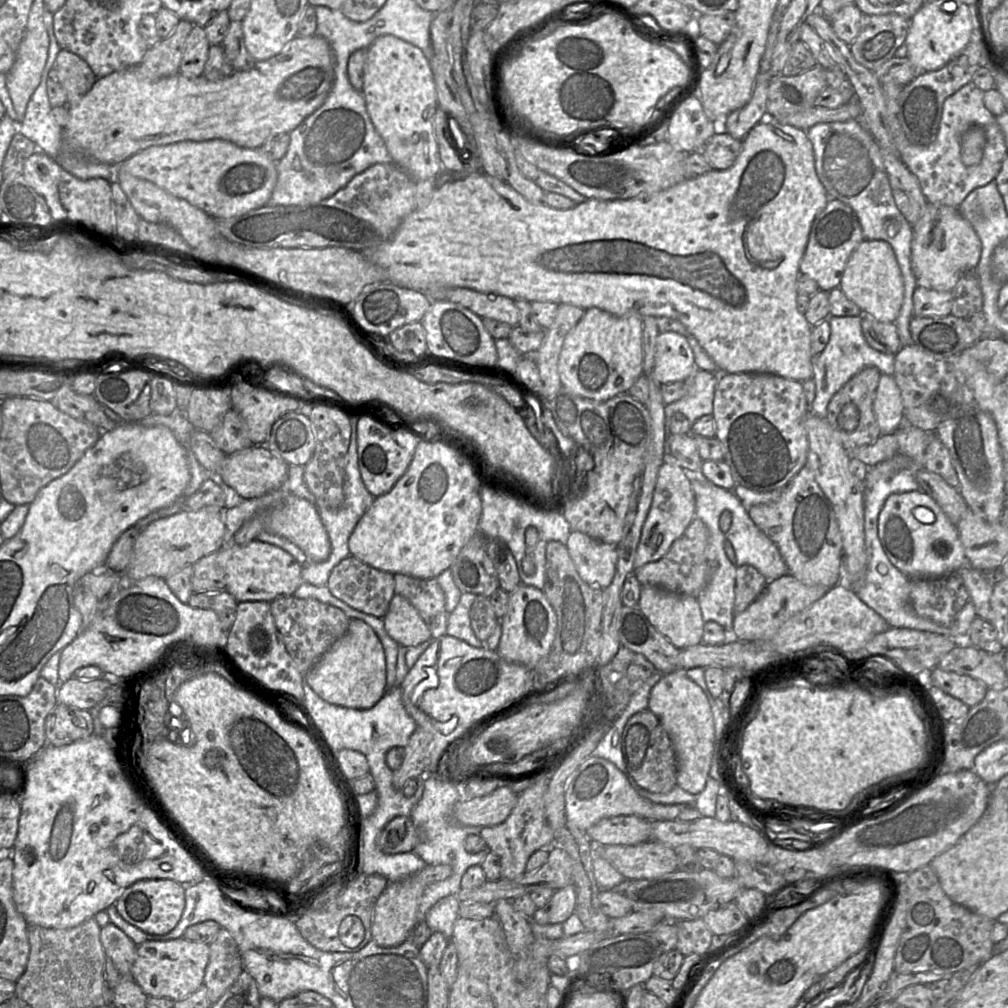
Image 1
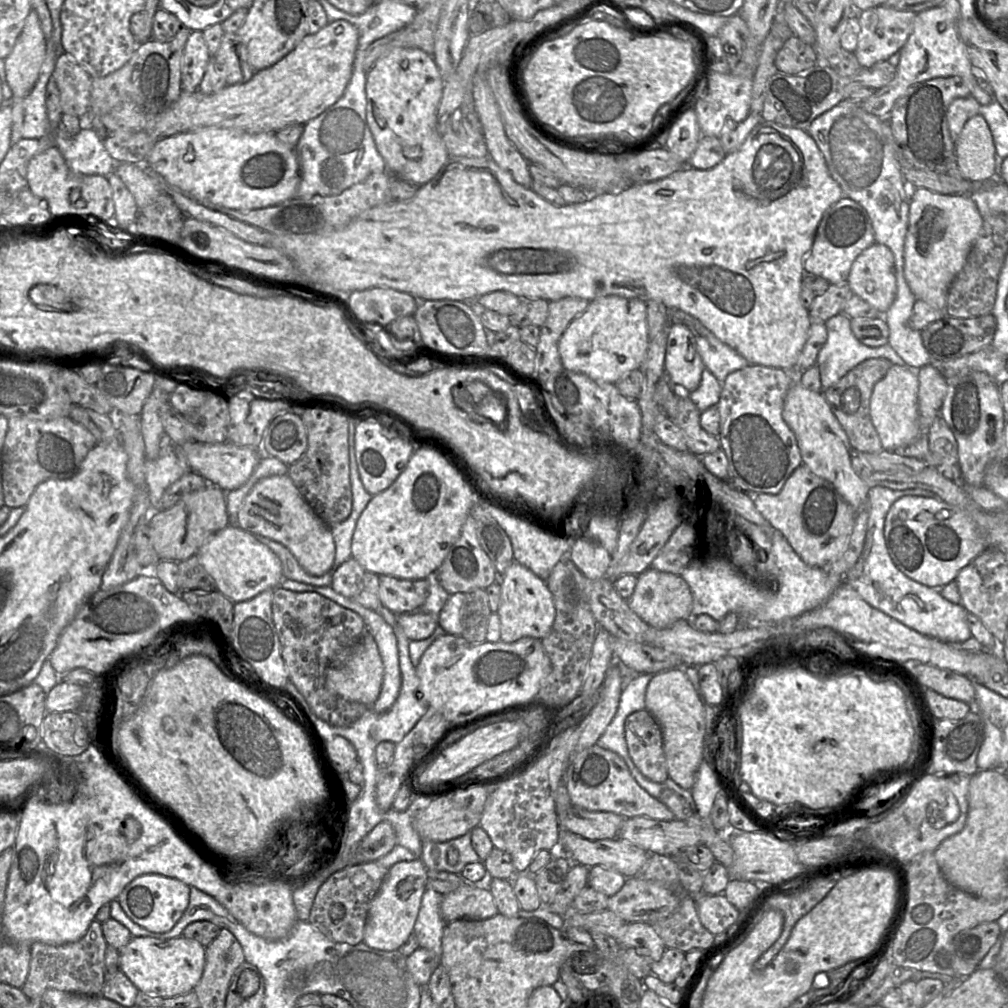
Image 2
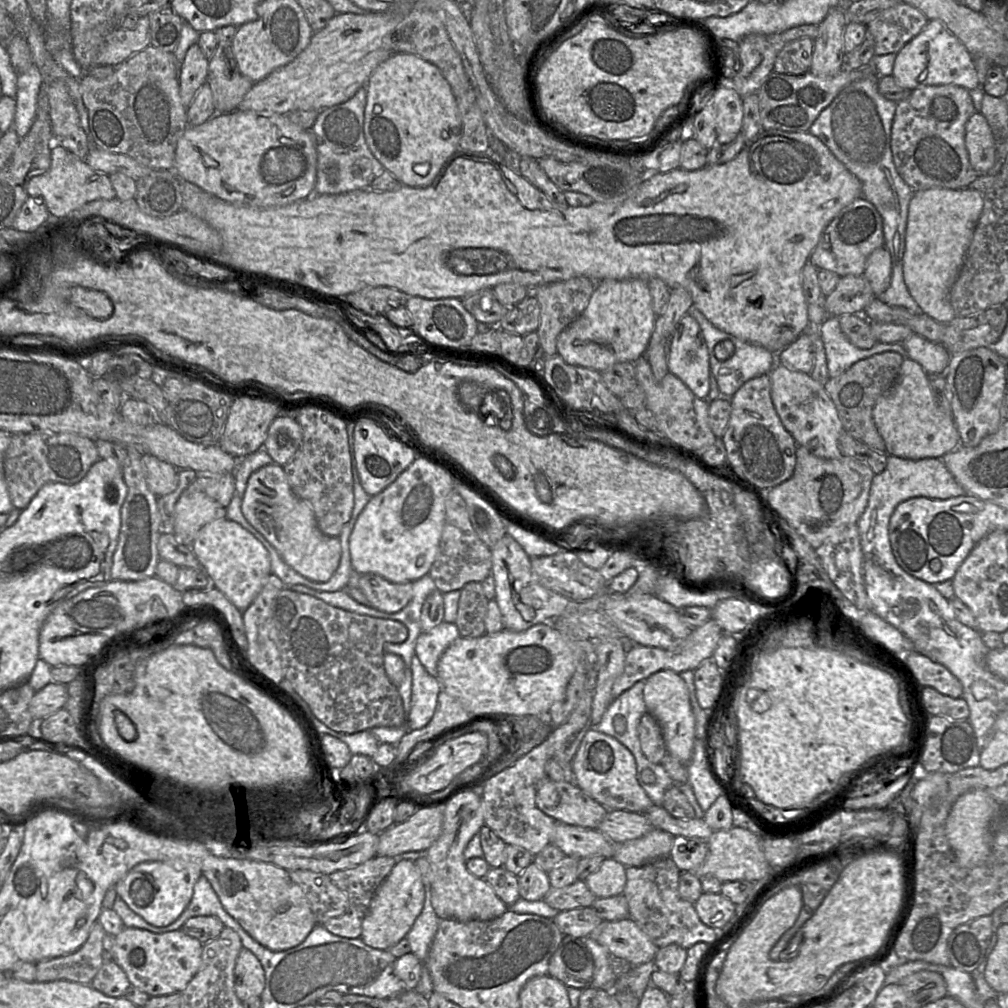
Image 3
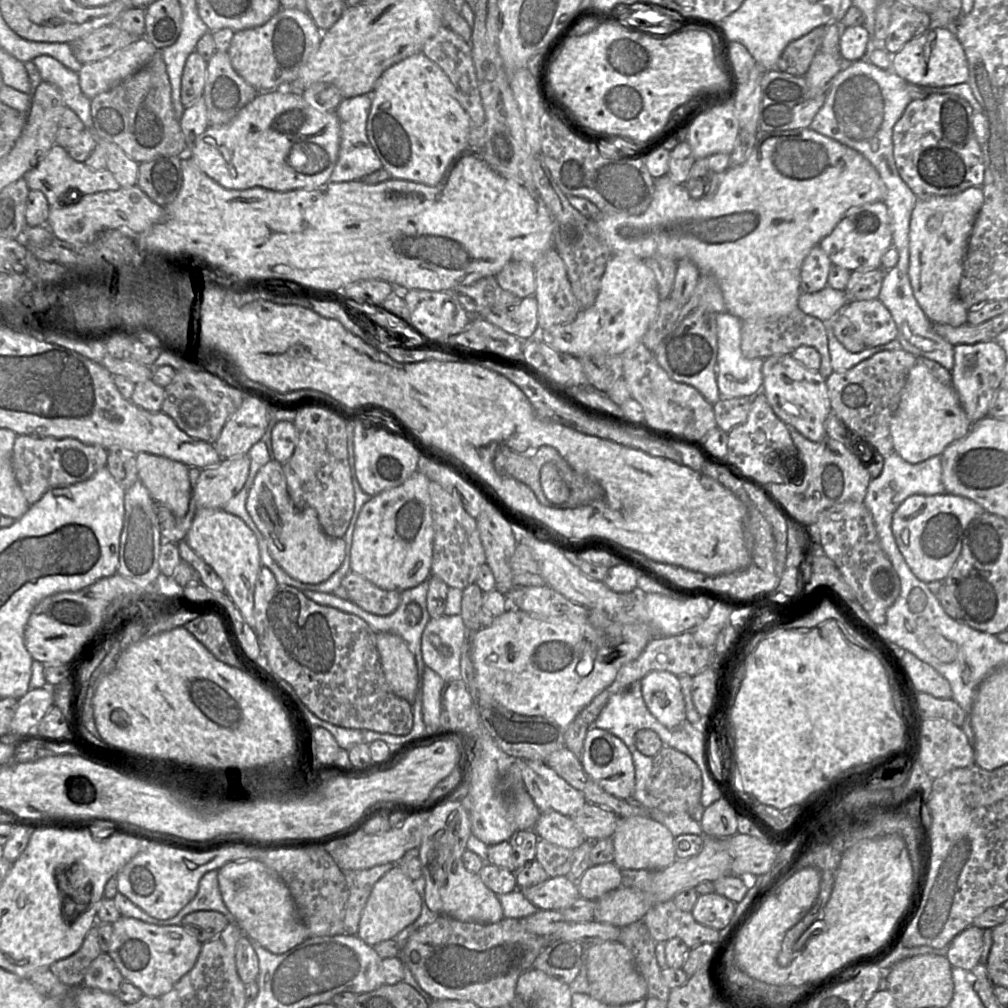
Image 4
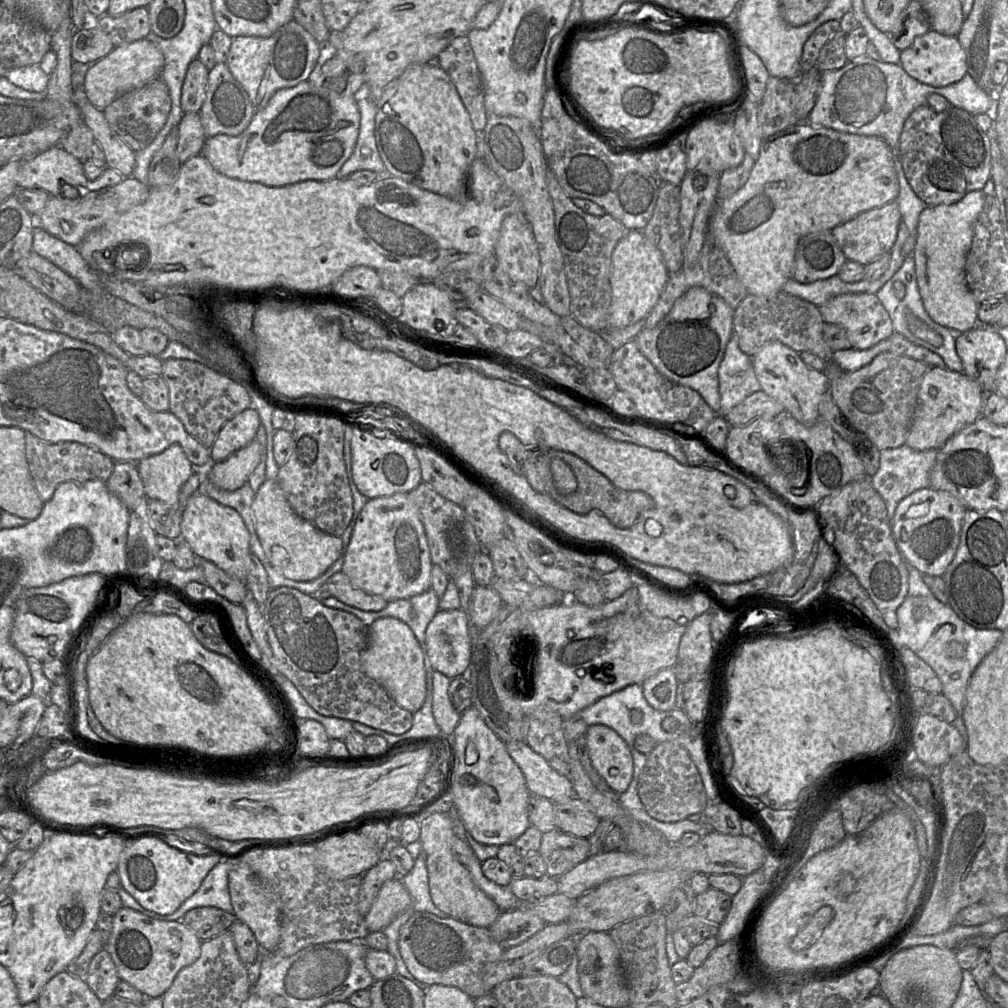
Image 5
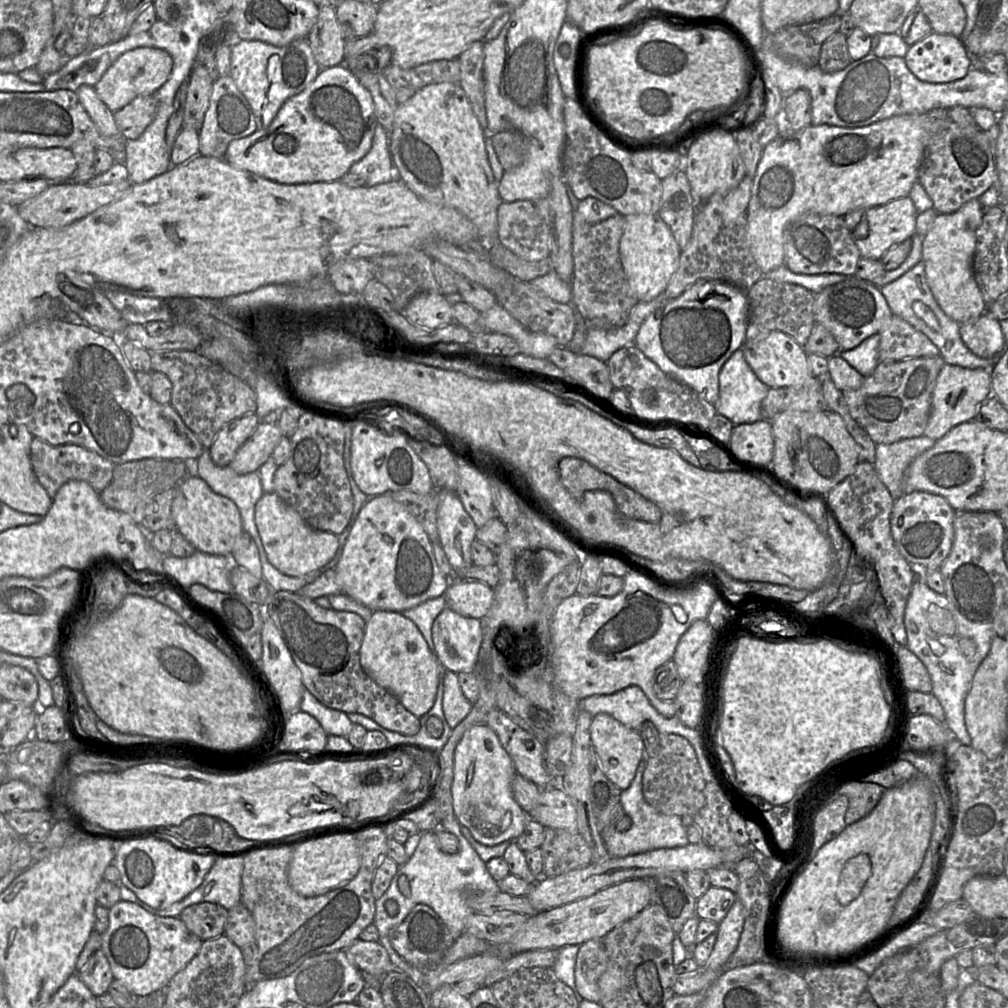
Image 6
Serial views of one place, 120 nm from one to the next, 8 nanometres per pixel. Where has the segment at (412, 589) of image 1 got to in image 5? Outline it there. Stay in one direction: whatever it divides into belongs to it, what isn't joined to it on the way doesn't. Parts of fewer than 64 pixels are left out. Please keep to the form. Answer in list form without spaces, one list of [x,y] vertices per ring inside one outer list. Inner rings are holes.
[[[342,571],[330,577],[319,593],[330,593],[340,602],[363,611],[382,611],[388,603],[381,597],[370,595],[354,587]]]

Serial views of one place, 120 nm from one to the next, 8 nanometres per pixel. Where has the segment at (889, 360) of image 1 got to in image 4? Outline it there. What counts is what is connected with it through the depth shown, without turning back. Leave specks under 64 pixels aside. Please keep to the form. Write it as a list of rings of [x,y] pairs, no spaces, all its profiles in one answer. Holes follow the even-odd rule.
[[[832,322],[827,325],[827,337],[828,348],[831,357],[831,365],[834,372],[845,372],[861,361],[868,359],[875,353],[886,350],[903,349],[899,341],[895,339],[884,345],[867,347],[859,353],[852,353],[848,351],[835,337],[832,330]]]

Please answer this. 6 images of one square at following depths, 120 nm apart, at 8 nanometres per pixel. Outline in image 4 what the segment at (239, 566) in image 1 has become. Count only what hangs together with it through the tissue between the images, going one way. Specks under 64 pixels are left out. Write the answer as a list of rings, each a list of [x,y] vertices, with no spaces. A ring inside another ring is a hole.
[[[198,509],[185,541],[221,578],[225,592],[253,629],[254,589],[262,567],[255,534],[238,516],[222,509]]]

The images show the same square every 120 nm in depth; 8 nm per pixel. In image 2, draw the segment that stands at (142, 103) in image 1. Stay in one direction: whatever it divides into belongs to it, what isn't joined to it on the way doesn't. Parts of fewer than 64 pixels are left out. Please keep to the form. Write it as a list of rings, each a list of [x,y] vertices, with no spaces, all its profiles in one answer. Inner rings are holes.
[[[336,20],[330,22],[315,34],[307,34],[306,36],[304,36],[301,39],[301,41],[294,47],[293,50],[291,50],[288,54],[286,54],[282,59],[280,59],[274,65],[255,72],[249,81],[236,85],[227,85],[222,90],[212,95],[202,94],[198,90],[194,92],[183,92],[182,90],[178,100],[174,102],[168,109],[166,109],[165,111],[163,111],[158,115],[146,114],[145,128],[134,129],[134,130],[136,131],[143,130],[151,135],[155,135],[157,139],[163,139],[165,137],[169,137],[178,133],[186,132],[197,128],[204,128],[204,127],[233,128],[251,134],[259,134],[259,133],[275,133],[278,130],[290,124],[304,125],[306,122],[315,118],[316,116],[321,114],[324,110],[326,110],[328,107],[330,107],[335,102],[337,102],[340,99],[340,97],[343,95],[345,88],[352,75],[353,63],[358,49],[358,38],[359,38],[358,30],[351,23],[345,20]]]

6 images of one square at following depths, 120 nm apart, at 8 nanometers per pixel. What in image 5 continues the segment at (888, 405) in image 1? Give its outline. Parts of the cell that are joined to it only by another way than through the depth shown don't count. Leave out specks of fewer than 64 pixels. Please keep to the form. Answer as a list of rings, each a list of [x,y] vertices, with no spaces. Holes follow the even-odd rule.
[[[931,367],[922,379],[905,445],[919,451],[940,449],[959,430],[981,417],[985,397],[980,384],[963,372]]]

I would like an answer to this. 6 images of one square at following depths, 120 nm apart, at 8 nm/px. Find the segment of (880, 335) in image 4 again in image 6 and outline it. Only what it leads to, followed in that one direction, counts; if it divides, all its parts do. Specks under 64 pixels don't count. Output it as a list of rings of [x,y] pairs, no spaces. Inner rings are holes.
[[[848,277],[847,280],[827,286],[815,294],[813,313],[816,324],[823,325],[833,335],[840,351],[851,350],[871,335],[878,334],[893,315],[880,288],[856,277]]]

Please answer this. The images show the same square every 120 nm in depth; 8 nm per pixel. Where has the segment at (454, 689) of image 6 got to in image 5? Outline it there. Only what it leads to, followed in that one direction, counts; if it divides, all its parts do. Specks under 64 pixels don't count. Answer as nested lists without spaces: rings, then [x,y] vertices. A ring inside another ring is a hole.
[[[440,672],[432,674],[432,713],[443,736],[449,737],[459,723],[461,713],[456,711],[448,696],[451,679]]]

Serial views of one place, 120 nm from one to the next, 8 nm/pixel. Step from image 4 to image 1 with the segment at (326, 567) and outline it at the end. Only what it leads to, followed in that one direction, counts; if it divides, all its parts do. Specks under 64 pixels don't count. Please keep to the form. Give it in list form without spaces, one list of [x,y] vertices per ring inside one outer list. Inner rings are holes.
[[[288,495],[283,501],[254,515],[245,521],[234,534],[232,543],[243,546],[256,539],[261,532],[284,537],[297,545],[313,563],[326,561],[331,553],[331,543],[327,531],[321,521],[318,509],[310,501],[294,495]]]

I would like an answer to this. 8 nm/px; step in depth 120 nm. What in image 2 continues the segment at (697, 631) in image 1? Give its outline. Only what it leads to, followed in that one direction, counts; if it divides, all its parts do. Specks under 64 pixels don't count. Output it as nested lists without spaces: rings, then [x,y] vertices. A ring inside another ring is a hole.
[[[651,567],[638,575],[636,587],[631,597],[627,599],[627,604],[645,623],[655,629],[664,629],[678,620],[692,618],[693,599],[688,584],[681,576]]]

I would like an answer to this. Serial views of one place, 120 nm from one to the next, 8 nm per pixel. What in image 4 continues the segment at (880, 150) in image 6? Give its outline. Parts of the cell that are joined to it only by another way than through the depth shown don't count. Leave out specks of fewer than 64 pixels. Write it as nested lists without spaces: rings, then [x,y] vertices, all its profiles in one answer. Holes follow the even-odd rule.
[[[810,127],[794,130],[760,132],[757,133],[757,142],[749,158],[741,165],[729,167],[721,176],[716,192],[701,199],[693,199],[684,184],[676,183],[666,174],[654,180],[654,192],[650,205],[639,215],[599,213],[596,217],[589,217],[595,222],[597,235],[609,246],[612,253],[631,252],[639,259],[646,260],[654,256],[662,256],[674,261],[683,258],[691,260],[698,268],[700,275],[712,275],[717,280],[727,312],[745,320],[750,317],[783,316],[798,308],[801,294],[801,268],[810,250],[819,245],[820,241],[828,236],[847,211],[853,207],[868,203],[883,202],[886,196],[886,187],[875,167],[856,150],[824,136]]]

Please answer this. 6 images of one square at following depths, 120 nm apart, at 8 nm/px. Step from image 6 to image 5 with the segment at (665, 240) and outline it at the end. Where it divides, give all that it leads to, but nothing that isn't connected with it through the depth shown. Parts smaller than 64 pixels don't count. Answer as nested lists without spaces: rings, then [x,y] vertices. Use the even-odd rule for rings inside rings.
[[[639,230],[626,231],[611,257],[609,328],[624,328],[644,319],[658,302],[669,279],[659,250]]]

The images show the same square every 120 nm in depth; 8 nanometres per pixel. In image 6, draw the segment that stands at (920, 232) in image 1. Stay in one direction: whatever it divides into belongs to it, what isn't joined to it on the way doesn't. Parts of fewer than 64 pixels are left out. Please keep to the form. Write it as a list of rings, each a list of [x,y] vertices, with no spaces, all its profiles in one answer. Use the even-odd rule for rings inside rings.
[[[972,199],[951,214],[938,214],[922,241],[926,282],[943,312],[959,324],[974,320],[987,306],[974,279],[976,230],[985,213],[979,199]]]

